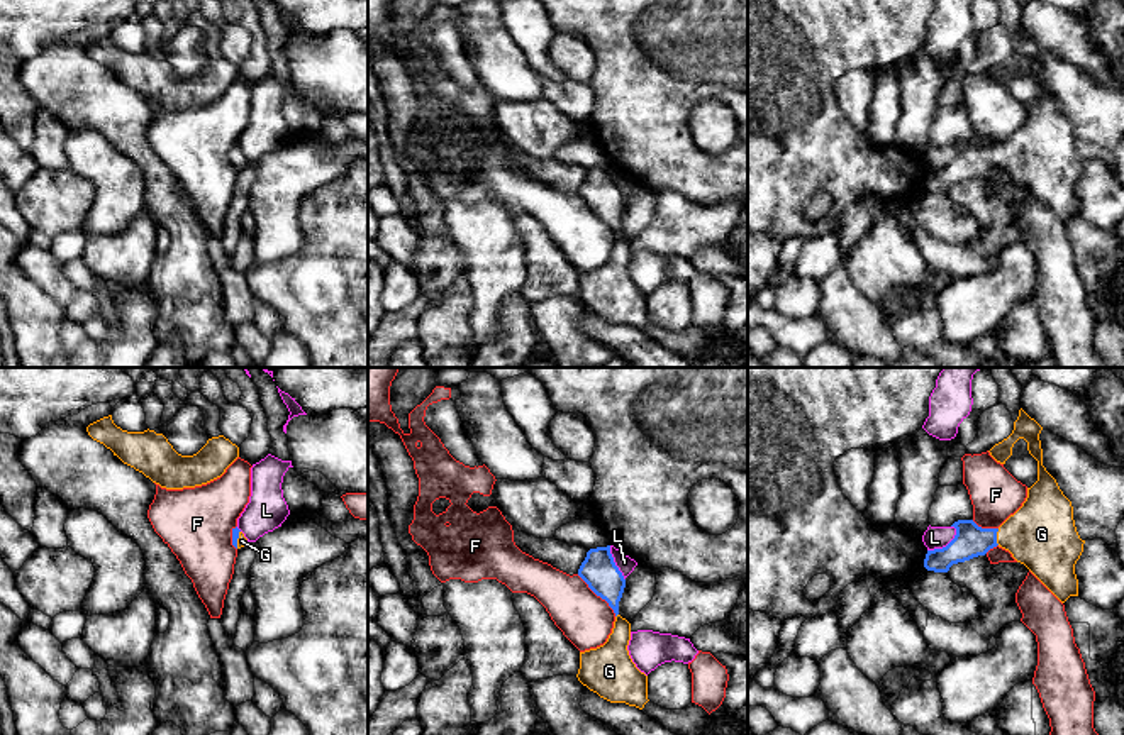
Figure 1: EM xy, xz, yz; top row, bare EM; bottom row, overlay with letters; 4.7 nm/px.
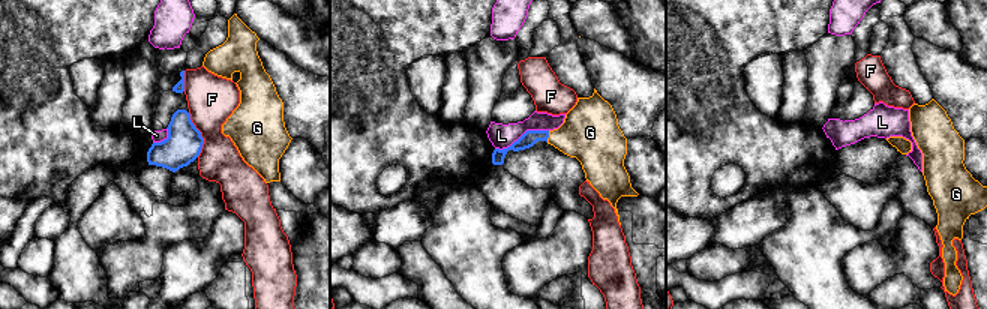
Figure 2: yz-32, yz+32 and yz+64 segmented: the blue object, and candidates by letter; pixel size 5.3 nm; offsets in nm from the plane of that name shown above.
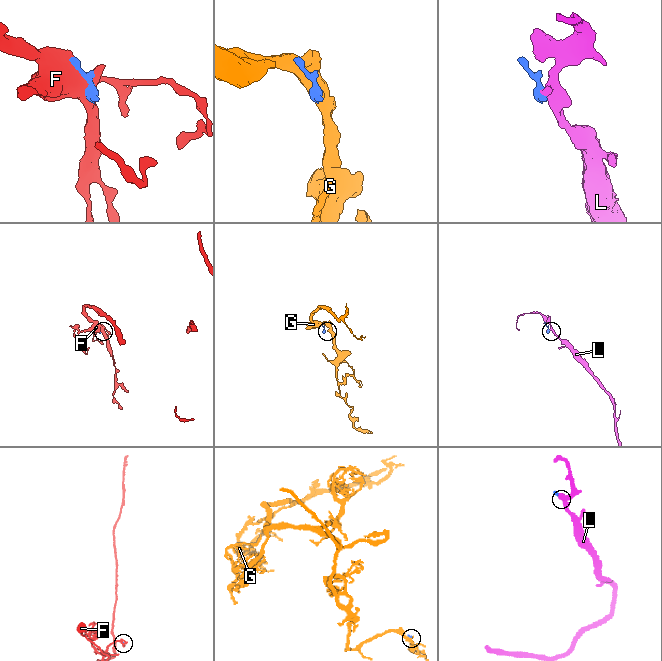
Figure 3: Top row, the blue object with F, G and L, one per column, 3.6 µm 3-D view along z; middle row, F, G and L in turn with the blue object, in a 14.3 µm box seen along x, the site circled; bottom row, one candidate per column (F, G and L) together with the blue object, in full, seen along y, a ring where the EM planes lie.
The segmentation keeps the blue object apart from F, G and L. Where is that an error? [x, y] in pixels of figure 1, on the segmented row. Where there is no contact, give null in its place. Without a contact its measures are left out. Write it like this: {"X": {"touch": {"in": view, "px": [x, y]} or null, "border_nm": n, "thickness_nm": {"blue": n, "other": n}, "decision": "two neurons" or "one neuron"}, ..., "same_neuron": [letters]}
{"F": {"touch": {"in": "xz", "px": [599, 595]}, "border_nm": 280, "thickness_nm": {"blue": 170, "other": 260}, "decision": "two neurons"}, "G": {"touch": {"in": "yz", "px": [996, 537]}, "border_nm": 80, "thickness_nm": {"blue": 160, "other": 320}, "decision": "one neuron"}, "L": {"touch": {"in": "yz", "px": [946, 546]}, "border_nm": 180, "thickness_nm": {"blue": 160, "other": 110}, "decision": "two neurons"}, "same_neuron": ["G"]}

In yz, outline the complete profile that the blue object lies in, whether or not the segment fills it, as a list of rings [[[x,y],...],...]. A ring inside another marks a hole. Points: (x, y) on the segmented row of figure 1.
[[[1021,408],[1012,434],[988,450],[997,462],[1005,464],[1014,444],[1019,439],[1027,442],[1029,454],[1038,461],[1038,481],[1027,488],[1022,506],[999,528],[982,528],[973,520],[954,522],[954,539],[943,549],[927,550],[927,571],[948,572],[953,564],[985,555],[999,545],[1024,564],[1061,603],[1078,596],[1075,564],[1085,540],[1077,532],[1071,501],[1043,466],[1041,430],[1043,427]]]

